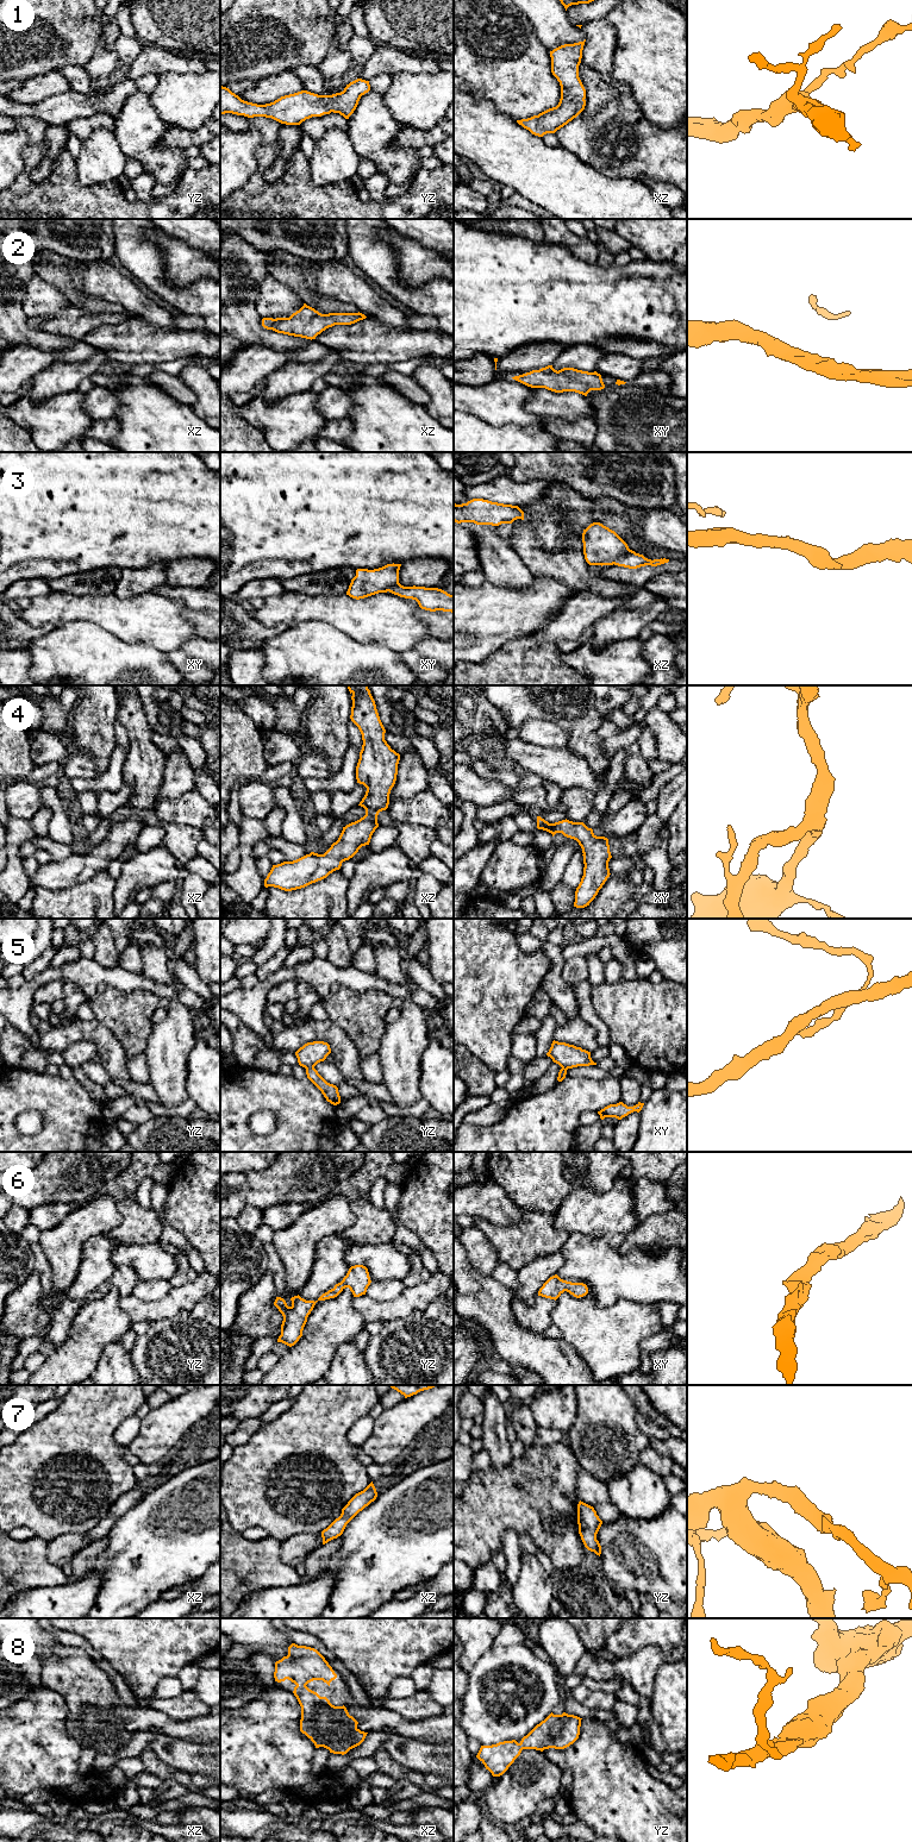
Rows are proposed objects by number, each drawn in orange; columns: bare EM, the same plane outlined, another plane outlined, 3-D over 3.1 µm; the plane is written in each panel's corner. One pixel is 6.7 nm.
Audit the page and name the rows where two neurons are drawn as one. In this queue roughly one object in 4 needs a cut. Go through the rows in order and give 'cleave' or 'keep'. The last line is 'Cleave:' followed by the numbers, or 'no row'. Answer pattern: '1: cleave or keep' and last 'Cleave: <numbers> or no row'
1: keep
2: keep
3: cleave
4: keep
5: cleave
6: keep
7: keep
8: keep
Cleave: 3, 5

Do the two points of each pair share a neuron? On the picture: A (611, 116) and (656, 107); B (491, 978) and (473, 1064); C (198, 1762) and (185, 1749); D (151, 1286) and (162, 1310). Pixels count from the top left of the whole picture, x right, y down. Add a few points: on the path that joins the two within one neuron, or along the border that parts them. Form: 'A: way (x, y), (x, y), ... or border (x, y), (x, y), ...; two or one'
A: border (625, 86), (629, 88), (642, 114), (661, 129); two
B: border (466, 1047), (494, 1072); two
C: way (194, 1759), (188, 1753); one
D: border (172, 1286), (155, 1301), (141, 1301), (132, 1295); two

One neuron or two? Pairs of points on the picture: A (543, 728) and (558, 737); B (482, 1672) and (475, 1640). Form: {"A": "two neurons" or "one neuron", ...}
{"A": "one neuron", "B": "two neurons"}

